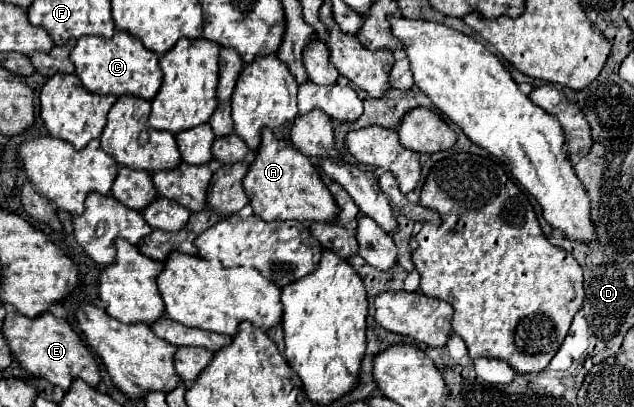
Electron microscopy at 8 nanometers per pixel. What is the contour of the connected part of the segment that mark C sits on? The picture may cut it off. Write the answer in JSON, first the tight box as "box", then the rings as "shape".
{"box":[71,31,163,101],"shape":[[[117,31],[111,39],[95,35],[81,37],[71,51],[71,61],[75,65],[75,75],[81,79],[83,87],[97,95],[133,95],[151,101],[163,81],[157,53],[147,53],[141,47],[141,41],[133,41],[129,33],[121,31]]]}

